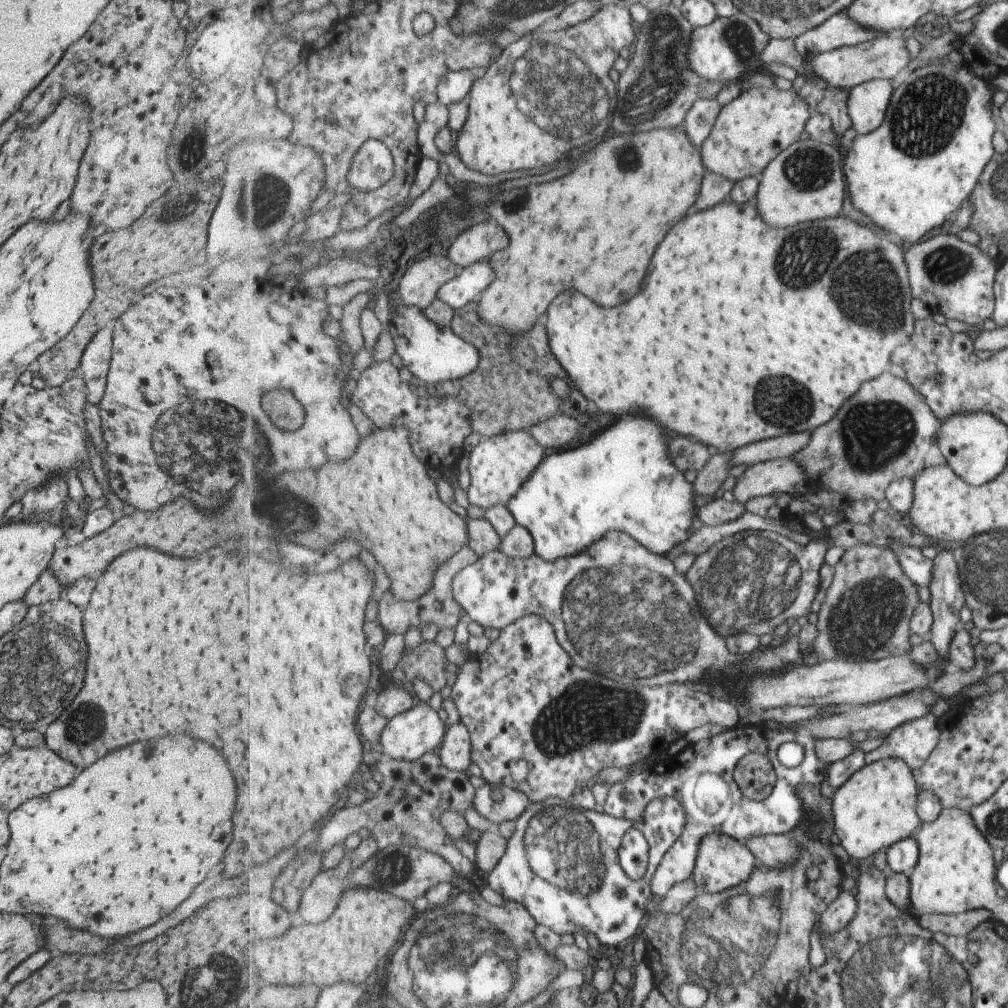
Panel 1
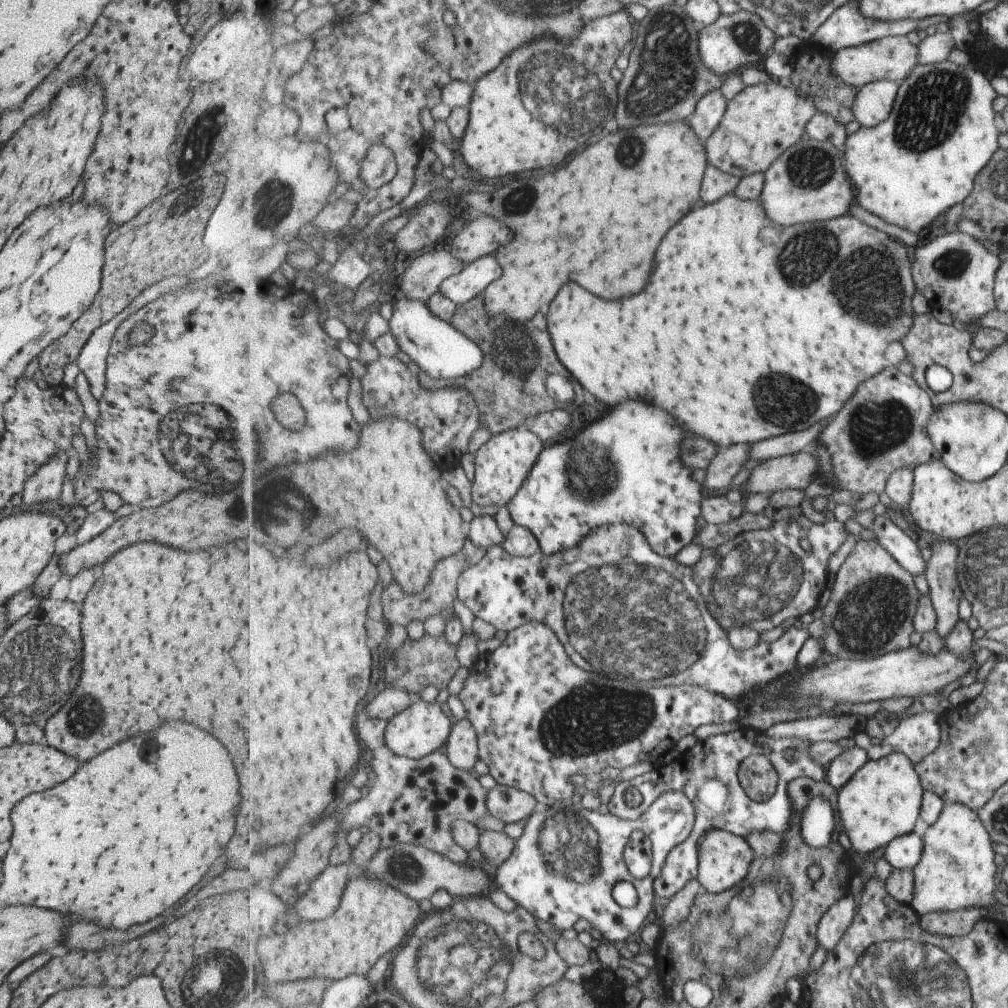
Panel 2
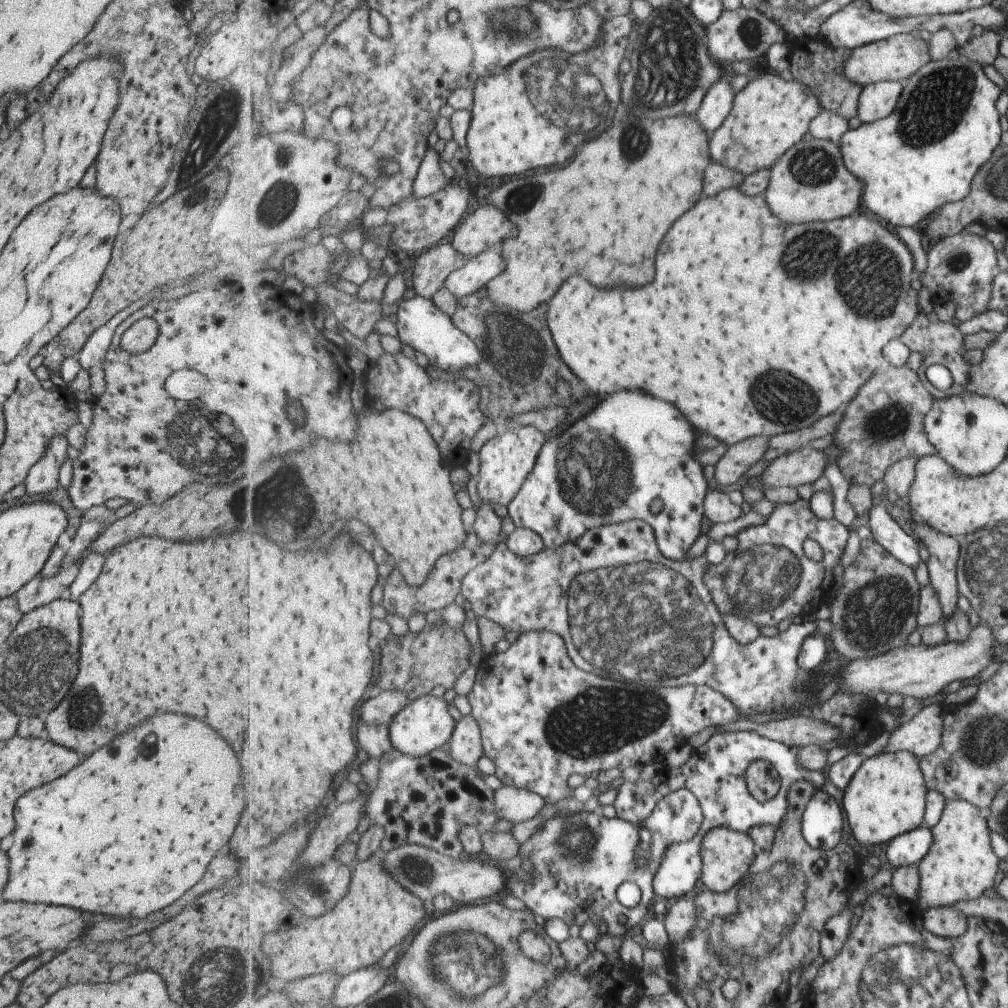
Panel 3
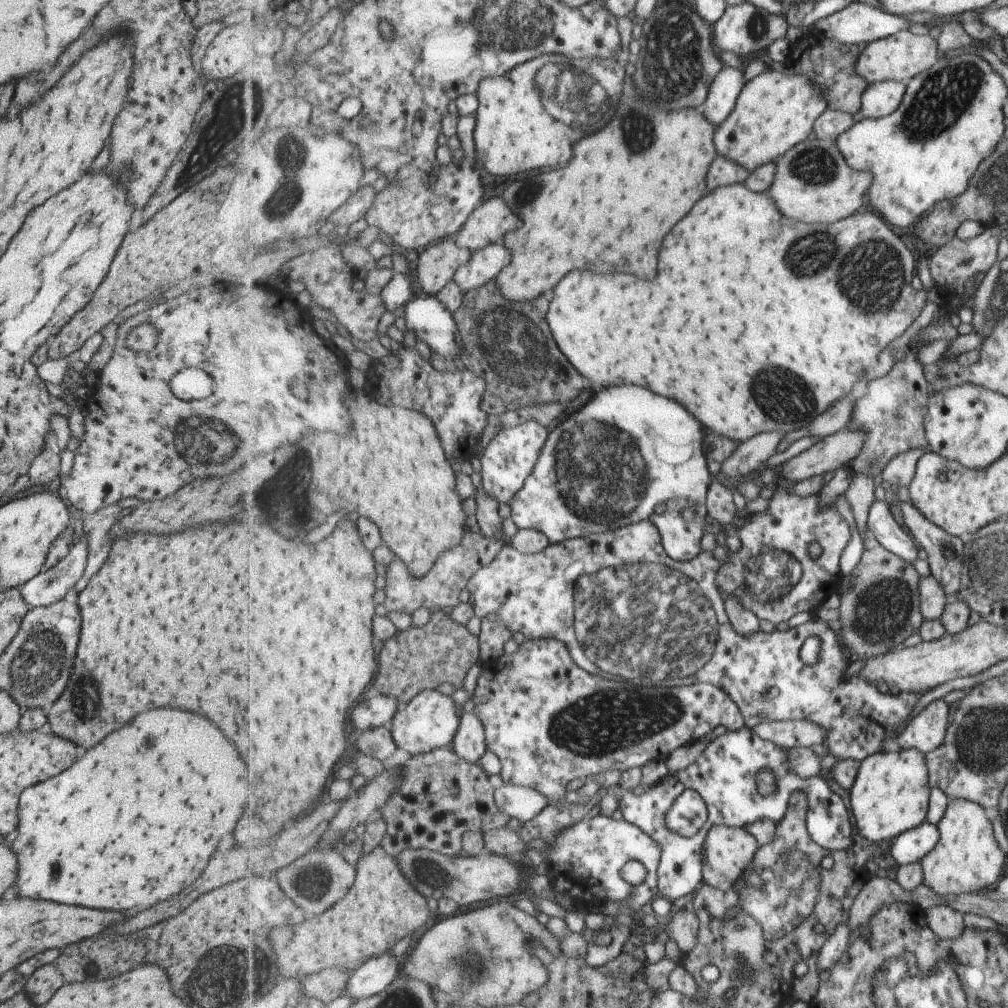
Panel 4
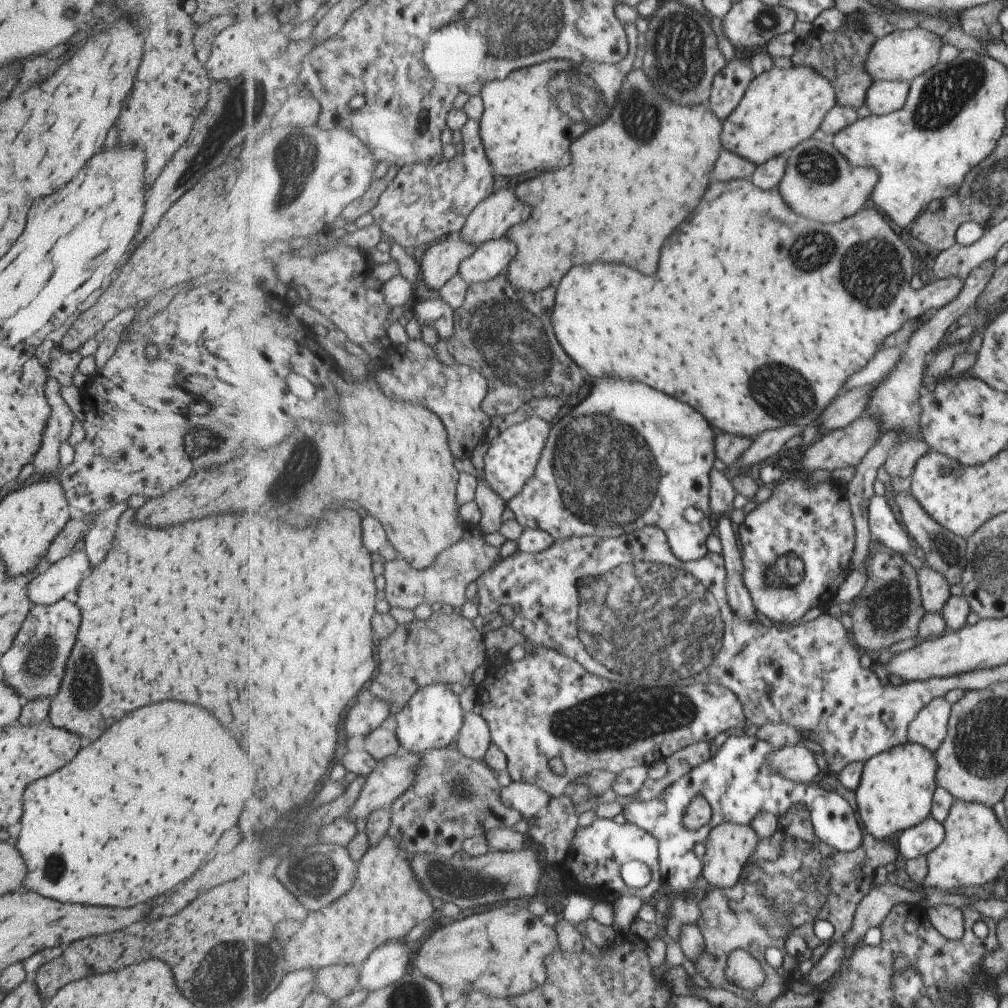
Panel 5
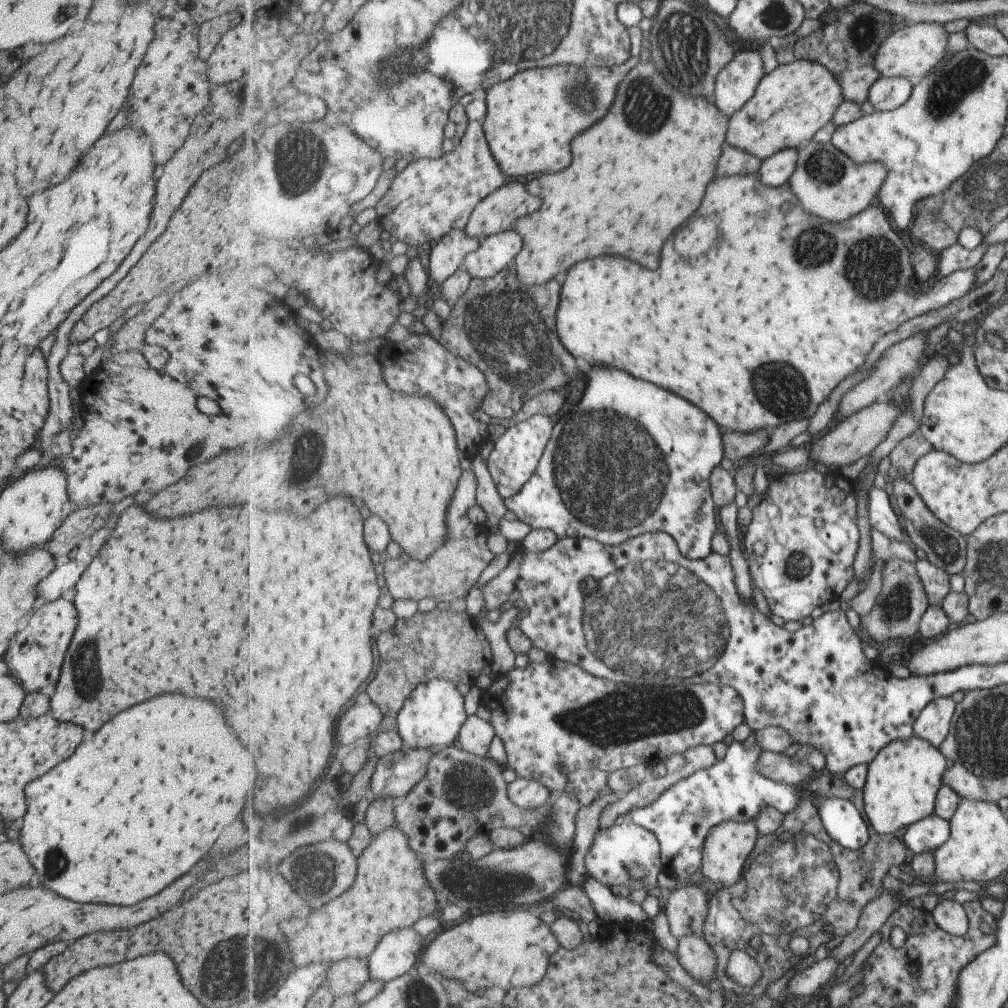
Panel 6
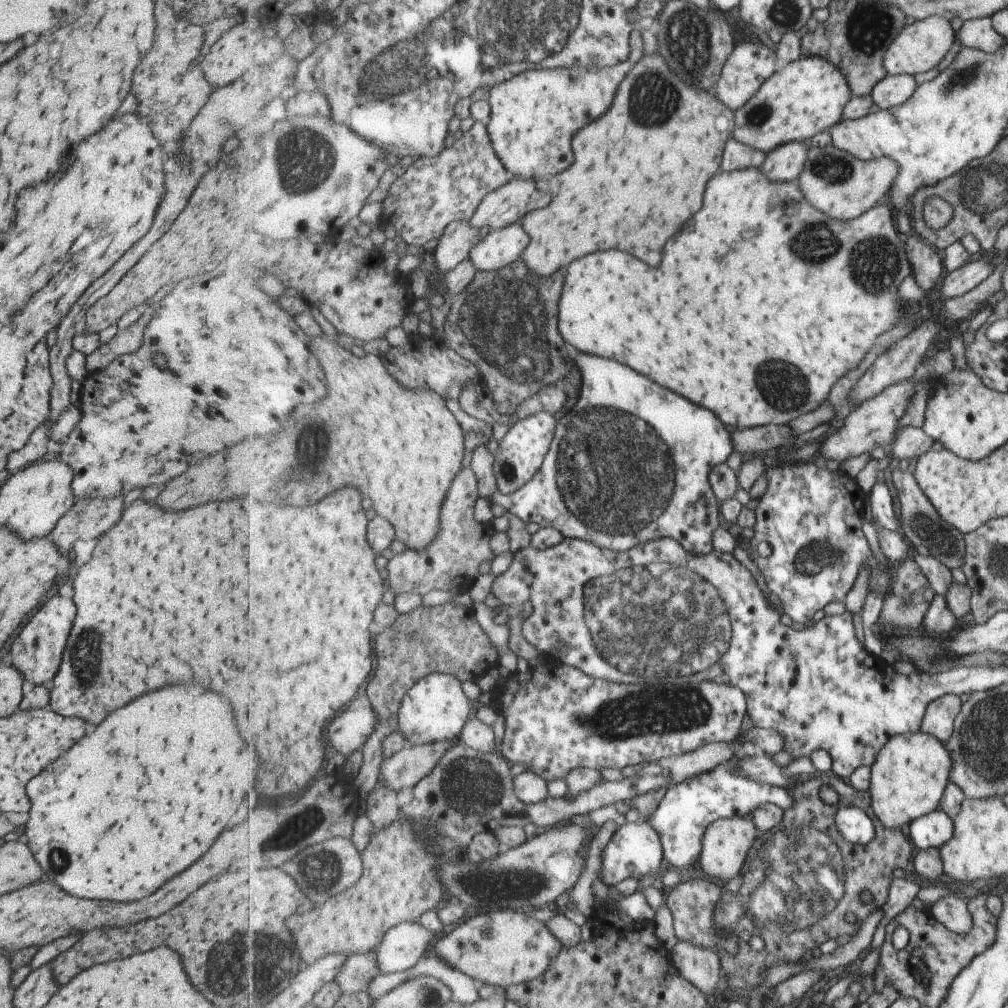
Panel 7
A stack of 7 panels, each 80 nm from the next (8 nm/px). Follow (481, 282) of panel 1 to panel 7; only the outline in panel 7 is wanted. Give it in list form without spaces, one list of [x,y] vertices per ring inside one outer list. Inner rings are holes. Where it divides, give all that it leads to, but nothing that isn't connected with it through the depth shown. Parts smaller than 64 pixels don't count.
[[[521,221],[491,232],[472,250],[470,258],[479,271],[496,271],[523,256],[531,238]]]

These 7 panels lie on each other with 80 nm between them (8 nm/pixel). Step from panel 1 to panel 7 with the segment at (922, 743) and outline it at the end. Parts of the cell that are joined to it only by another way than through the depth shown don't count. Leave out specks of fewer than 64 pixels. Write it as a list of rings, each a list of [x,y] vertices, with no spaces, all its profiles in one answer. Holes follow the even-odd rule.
[[[945,695],[929,704],[919,730],[946,743],[953,732],[953,720],[959,712],[961,700],[957,695]]]

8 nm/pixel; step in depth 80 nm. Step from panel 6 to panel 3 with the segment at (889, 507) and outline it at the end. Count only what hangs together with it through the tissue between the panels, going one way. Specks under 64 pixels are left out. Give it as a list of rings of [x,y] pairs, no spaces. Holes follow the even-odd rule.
[[[885,501],[870,510],[868,525],[873,538],[901,562],[913,569],[921,561],[917,553],[919,544],[893,520],[885,508]]]

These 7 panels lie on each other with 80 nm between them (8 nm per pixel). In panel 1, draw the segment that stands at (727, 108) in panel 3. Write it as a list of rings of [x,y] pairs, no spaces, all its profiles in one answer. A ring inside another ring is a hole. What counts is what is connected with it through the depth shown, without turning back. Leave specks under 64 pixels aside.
[[[717,98],[699,99],[687,118],[683,122],[684,129],[688,132],[693,144],[702,148],[703,143],[712,134],[713,127],[716,126],[720,112],[723,110]]]

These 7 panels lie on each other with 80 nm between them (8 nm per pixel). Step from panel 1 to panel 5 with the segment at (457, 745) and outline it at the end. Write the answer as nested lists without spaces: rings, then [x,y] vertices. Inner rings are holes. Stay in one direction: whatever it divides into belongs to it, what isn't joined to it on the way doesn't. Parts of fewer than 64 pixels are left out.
[[[469,711],[465,715],[464,727],[456,740],[459,750],[472,759],[482,759],[492,742],[488,720]]]

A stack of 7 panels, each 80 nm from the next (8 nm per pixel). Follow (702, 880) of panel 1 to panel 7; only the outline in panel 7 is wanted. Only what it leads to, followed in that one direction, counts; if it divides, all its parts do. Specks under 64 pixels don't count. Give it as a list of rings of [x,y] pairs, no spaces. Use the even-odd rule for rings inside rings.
[[[751,816],[719,819],[706,830],[699,860],[702,870],[711,878],[722,878],[723,880],[735,878],[741,872],[747,860],[747,852],[751,850],[759,833]]]

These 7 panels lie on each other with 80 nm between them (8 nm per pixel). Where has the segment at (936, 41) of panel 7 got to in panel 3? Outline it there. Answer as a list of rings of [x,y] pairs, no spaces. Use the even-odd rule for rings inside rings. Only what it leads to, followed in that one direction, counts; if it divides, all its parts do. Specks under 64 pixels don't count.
[[[898,34],[854,49],[853,54],[846,63],[845,72],[851,80],[857,81],[866,87],[871,83],[881,81],[906,82],[909,76],[929,62],[931,60],[927,42],[916,34]]]

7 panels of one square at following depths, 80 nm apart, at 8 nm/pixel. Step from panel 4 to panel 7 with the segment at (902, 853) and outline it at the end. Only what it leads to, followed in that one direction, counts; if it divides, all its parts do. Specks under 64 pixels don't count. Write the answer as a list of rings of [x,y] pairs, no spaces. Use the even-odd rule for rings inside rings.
[[[936,809],[908,824],[911,844],[919,850],[941,847],[954,834],[953,820],[947,813]]]

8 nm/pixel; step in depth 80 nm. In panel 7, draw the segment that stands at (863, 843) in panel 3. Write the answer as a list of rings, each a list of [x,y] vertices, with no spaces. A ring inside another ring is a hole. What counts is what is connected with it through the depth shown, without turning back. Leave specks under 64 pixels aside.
[[[917,730],[894,736],[872,766],[871,808],[889,828],[903,828],[912,820],[935,811],[949,784],[953,760],[937,737]]]

